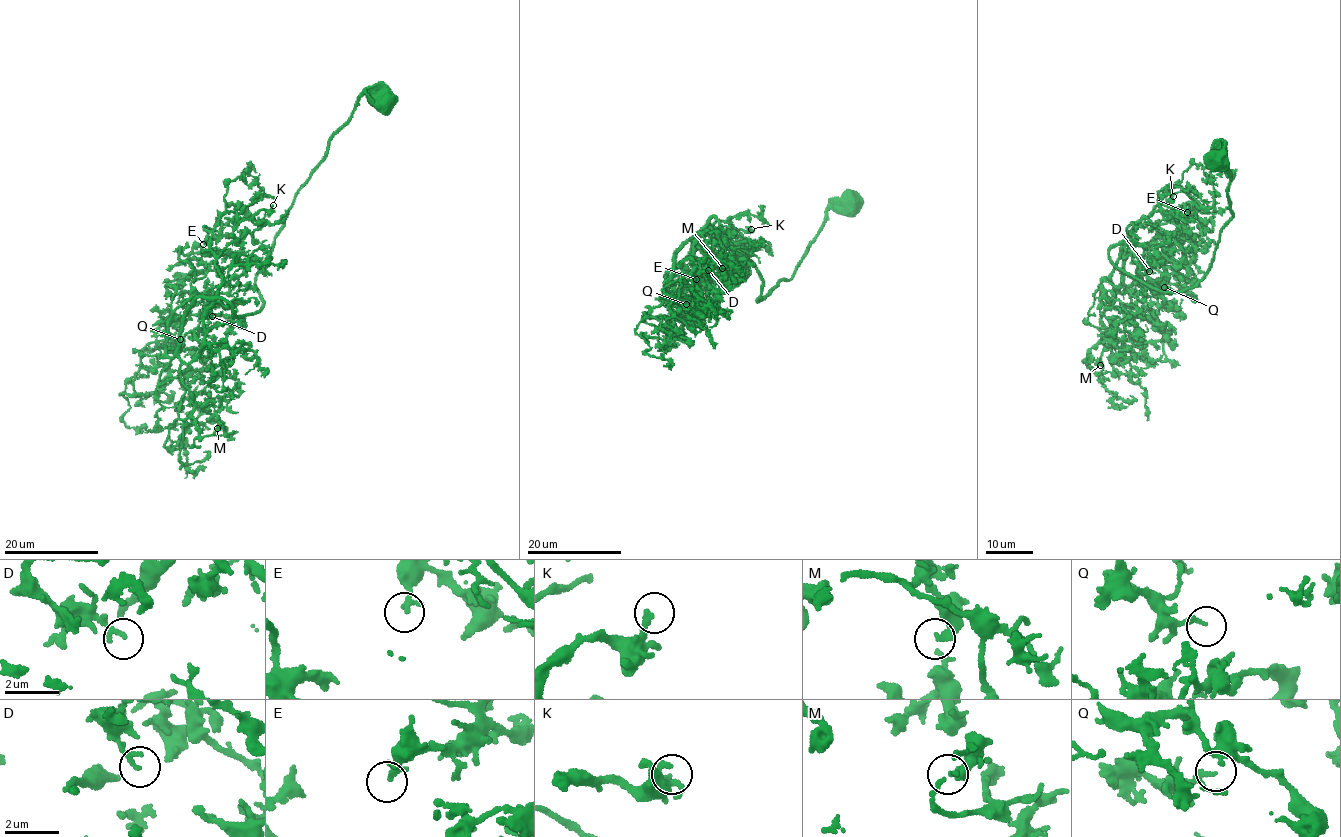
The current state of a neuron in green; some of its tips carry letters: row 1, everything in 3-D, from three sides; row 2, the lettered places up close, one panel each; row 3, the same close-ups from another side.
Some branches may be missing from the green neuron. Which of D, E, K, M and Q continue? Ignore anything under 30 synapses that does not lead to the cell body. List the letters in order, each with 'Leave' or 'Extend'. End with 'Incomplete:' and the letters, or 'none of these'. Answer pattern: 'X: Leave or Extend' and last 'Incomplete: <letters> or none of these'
D: Leave
E: Leave
K: Leave
M: Leave
Q: Leave
Incomplete: none of these

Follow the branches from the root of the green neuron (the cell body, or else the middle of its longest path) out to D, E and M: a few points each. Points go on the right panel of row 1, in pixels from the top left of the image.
D: (1215, 163), (1220, 144), (1233, 216), (1212, 267), (1194, 286), (1161, 291), (1109, 252), (1118, 243), (1149, 271)
E: (1215, 163), (1220, 144), (1233, 216), (1202, 280), (1161, 291), (1110, 259), (1167, 194), (1184, 192), (1187, 212)
M: (1215, 163), (1220, 144), (1233, 216), (1202, 280), (1150, 288), (1109, 252), (1116, 297), (1084, 359), (1100, 365)

